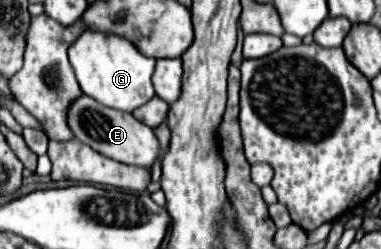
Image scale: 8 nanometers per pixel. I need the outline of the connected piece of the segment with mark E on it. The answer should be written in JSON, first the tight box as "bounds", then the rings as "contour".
{"bounds":[67,95,159,167],"contour":[[[81,95],[79,99],[75,99],[75,103],[69,105],[69,111],[67,111],[67,123],[69,123],[69,129],[73,131],[73,135],[81,143],[87,143],[95,151],[99,151],[115,161],[121,161],[127,165],[151,167],[159,155],[159,143],[157,143],[157,137],[151,127],[137,121],[131,113],[123,113],[123,111],[97,103],[93,97]]]}

